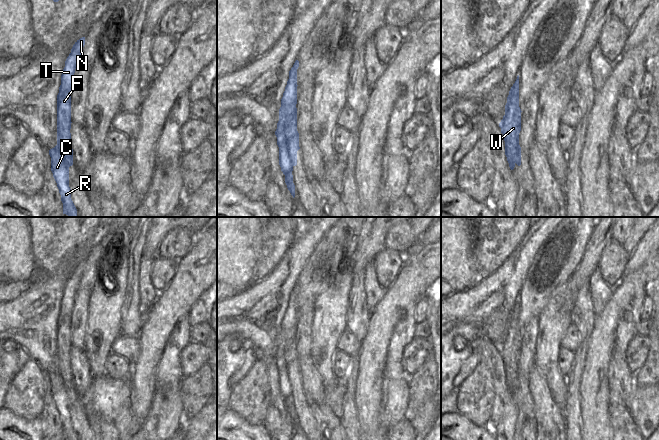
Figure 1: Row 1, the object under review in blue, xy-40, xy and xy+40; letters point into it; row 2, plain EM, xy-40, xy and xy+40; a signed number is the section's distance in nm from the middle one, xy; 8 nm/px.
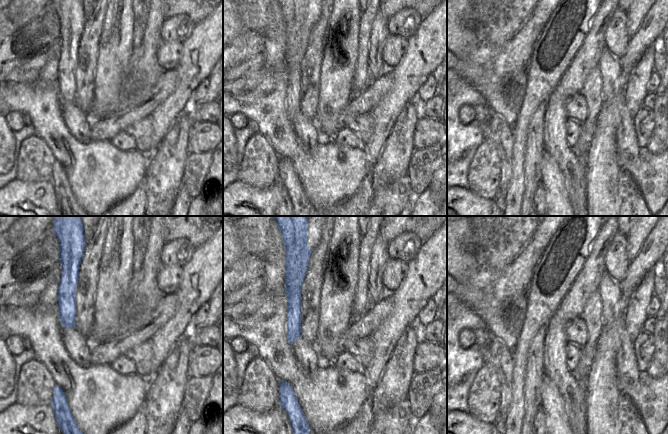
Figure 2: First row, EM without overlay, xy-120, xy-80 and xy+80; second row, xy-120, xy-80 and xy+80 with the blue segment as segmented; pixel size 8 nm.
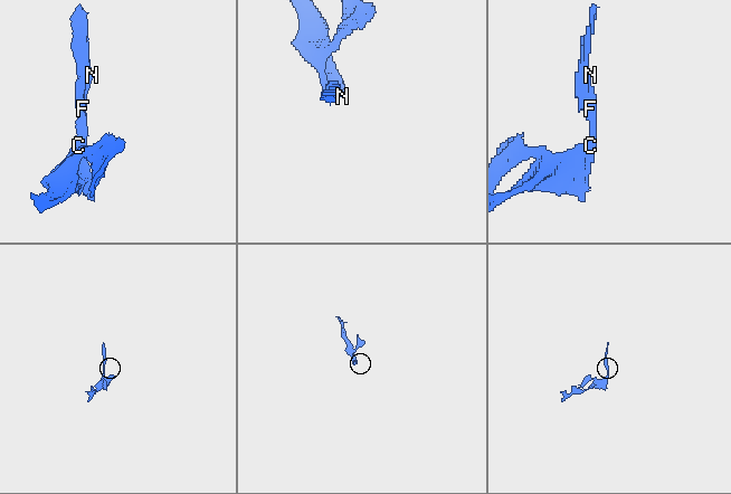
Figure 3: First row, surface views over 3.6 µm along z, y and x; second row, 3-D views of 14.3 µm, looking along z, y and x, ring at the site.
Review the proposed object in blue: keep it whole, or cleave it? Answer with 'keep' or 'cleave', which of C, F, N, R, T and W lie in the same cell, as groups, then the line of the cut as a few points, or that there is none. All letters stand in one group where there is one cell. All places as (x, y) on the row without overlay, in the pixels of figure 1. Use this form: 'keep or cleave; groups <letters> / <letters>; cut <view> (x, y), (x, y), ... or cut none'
cleave; groups C R / F N T W; cut xy (277, 351), (286, 365), (288, 380), (293, 389)

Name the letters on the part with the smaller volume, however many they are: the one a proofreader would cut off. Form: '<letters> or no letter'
F, N, T, W

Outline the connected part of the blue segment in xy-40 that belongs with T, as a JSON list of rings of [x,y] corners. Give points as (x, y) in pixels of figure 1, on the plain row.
[[[85,261],[75,266],[71,277],[65,285],[65,291],[61,299],[61,309],[57,319],[57,364],[63,365],[63,375],[67,385],[67,391],[73,389],[73,373],[71,371],[71,313],[73,311],[73,299],[79,287],[81,275],[85,269]]]

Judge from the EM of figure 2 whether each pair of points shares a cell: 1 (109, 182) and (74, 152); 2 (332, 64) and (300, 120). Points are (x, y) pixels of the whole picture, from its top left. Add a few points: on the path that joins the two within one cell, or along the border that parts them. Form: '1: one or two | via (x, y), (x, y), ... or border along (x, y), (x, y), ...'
1: one | via (100, 175), (83, 161)
2: two | border along (314, 119), (320, 131)

